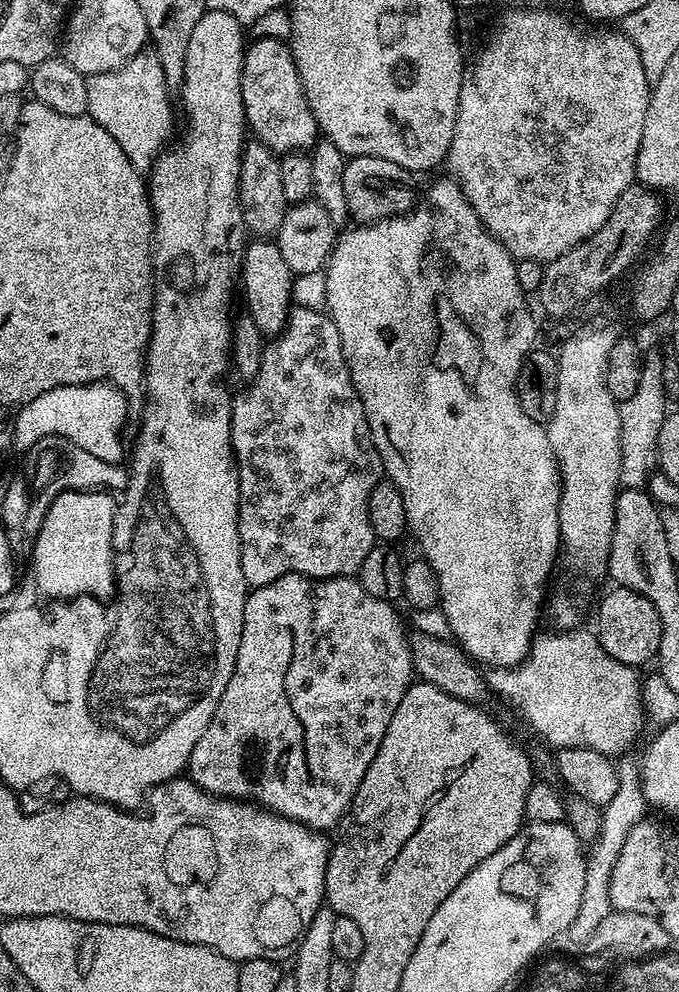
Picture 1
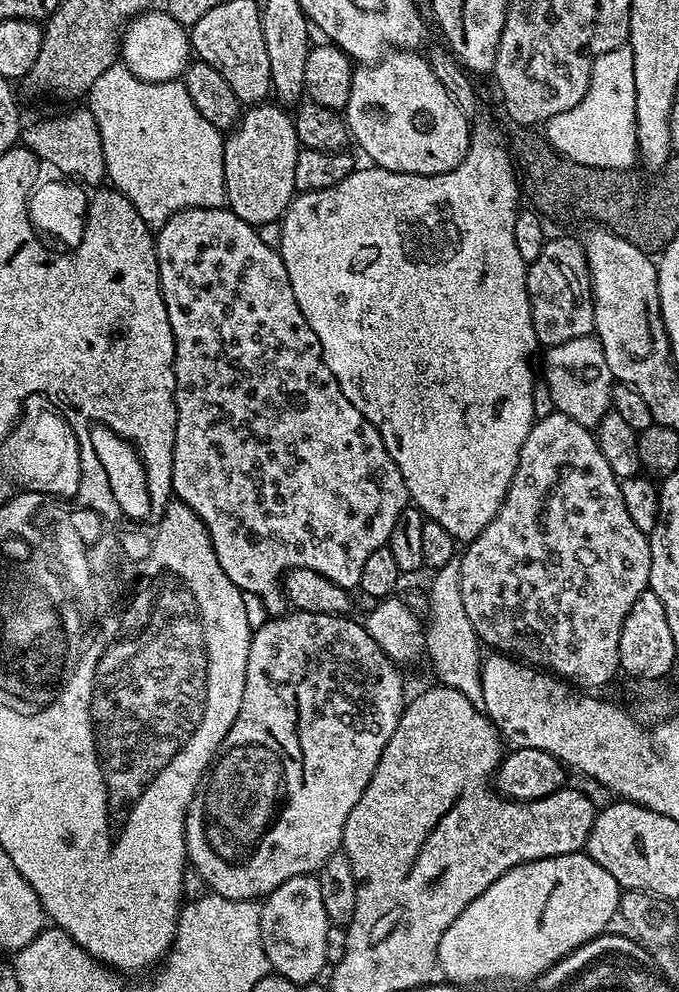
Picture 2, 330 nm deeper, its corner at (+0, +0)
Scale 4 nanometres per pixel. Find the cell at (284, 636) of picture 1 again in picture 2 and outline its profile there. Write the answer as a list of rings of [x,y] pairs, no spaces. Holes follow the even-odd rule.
[[[292,610],[285,615],[265,620],[261,628],[253,631],[250,654],[246,658],[246,686],[242,690],[242,706],[238,710],[238,718],[234,718],[234,726],[230,726],[226,738],[220,744],[219,753],[210,770],[200,779],[200,786],[184,819],[189,865],[198,870],[215,895],[231,900],[259,901],[290,878],[319,873],[320,867],[334,853],[341,851],[346,818],[350,818],[350,810],[354,810],[366,786],[370,786],[370,778],[374,778],[378,758],[382,758],[382,750],[386,750],[386,742],[390,742],[390,734],[394,734],[394,726],[398,726],[406,703],[404,676],[400,673],[403,671],[395,660],[384,653],[382,646],[378,646],[378,642],[370,638],[359,619],[348,619],[352,618],[344,614],[331,616]]]

